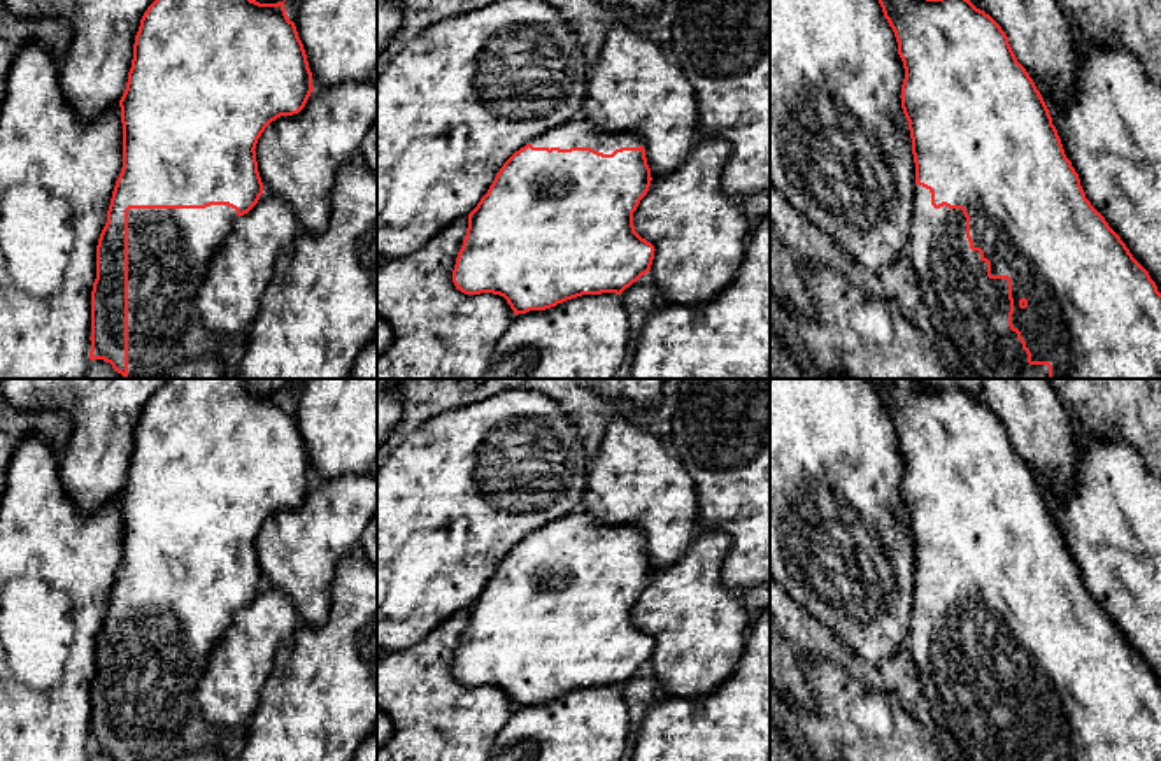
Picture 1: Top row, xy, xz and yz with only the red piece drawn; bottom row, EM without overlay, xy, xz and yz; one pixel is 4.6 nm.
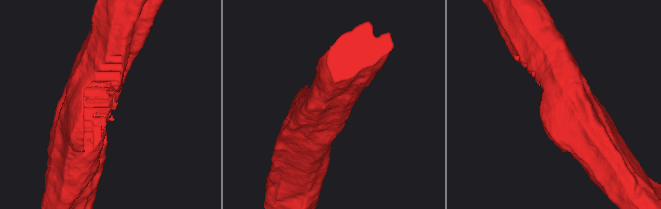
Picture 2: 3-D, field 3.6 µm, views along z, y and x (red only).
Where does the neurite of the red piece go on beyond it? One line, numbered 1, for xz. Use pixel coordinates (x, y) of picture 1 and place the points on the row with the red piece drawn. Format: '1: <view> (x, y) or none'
1: xz (577, 132)

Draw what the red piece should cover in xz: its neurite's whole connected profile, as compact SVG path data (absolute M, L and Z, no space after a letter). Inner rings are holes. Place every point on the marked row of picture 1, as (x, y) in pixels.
M584 117L537 135L503 163L488 193L468 214L467 235L452 270L456 289L465 295L500 295L516 316L545 310L582 295L621 295L651 270L654 260L654 245L633 226L633 212L651 181L645 149L633 133L609 135Z

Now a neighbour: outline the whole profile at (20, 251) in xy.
M26 44L11 65L0 110L0 379L88 379L96 245L121 168L119 102L95 121L82 119L61 91L60 61Z

